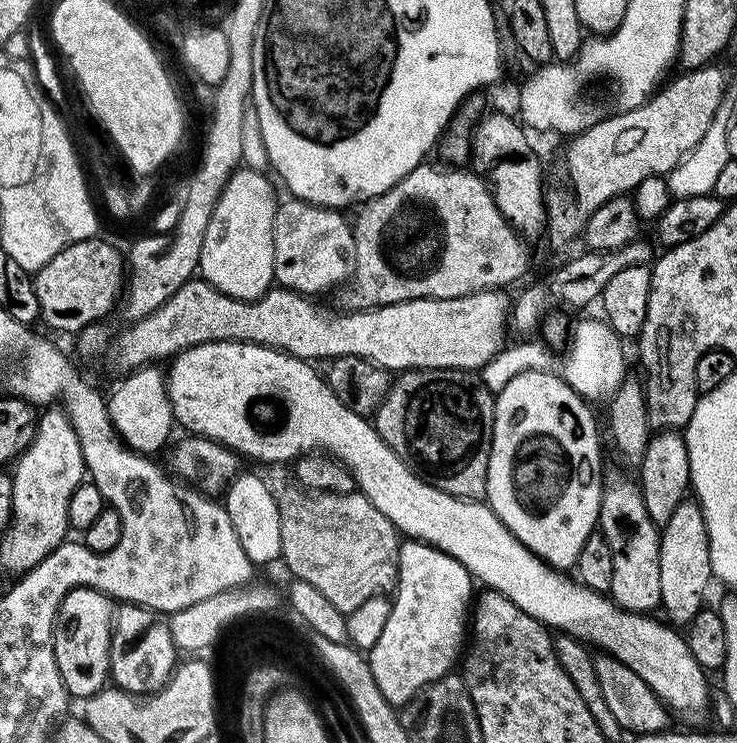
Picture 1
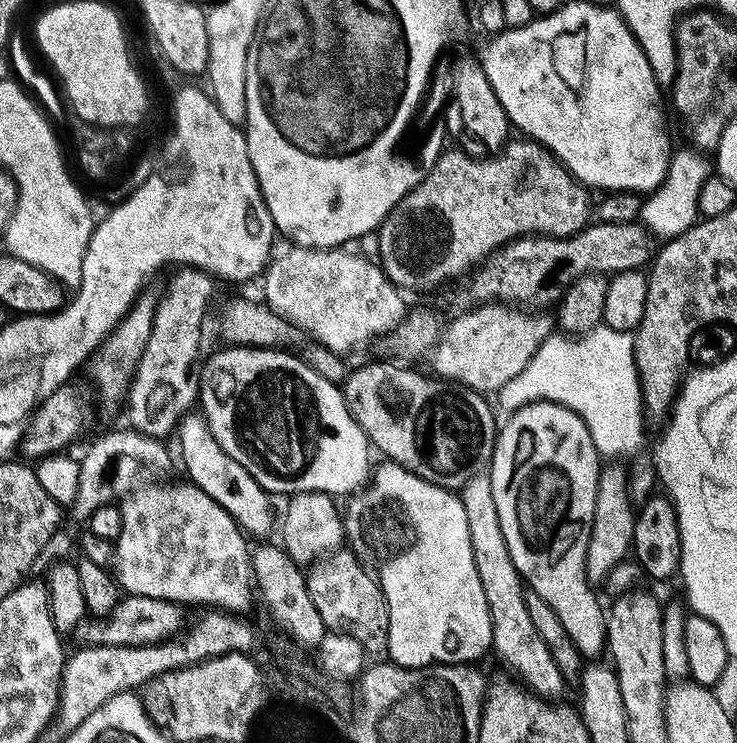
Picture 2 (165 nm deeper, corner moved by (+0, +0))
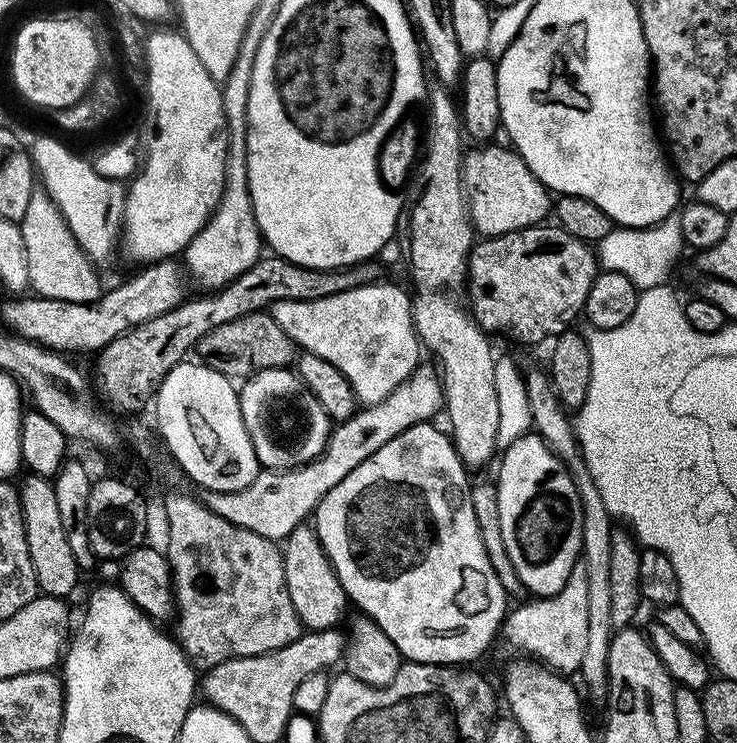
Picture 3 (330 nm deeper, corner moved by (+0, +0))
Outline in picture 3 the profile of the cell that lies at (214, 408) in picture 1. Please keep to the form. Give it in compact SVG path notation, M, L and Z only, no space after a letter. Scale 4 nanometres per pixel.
M291 367L256 372L241 384L244 385L239 385L238 395L242 422L261 469L284 472L302 467L323 455L334 421Z

